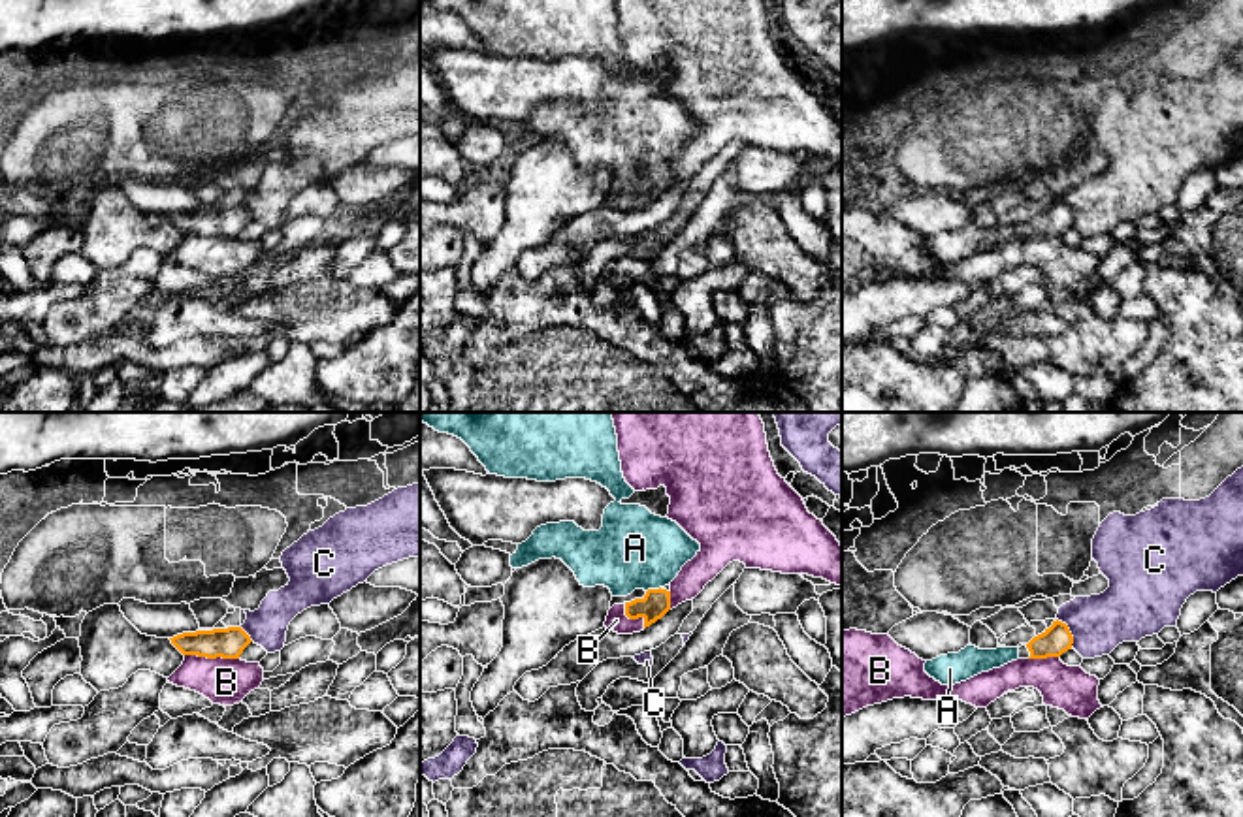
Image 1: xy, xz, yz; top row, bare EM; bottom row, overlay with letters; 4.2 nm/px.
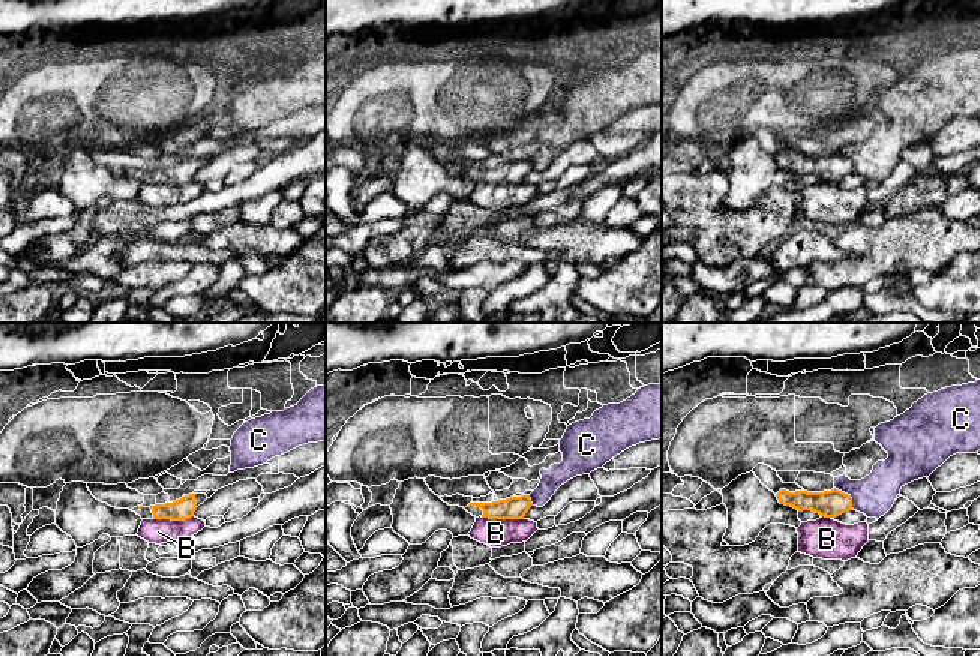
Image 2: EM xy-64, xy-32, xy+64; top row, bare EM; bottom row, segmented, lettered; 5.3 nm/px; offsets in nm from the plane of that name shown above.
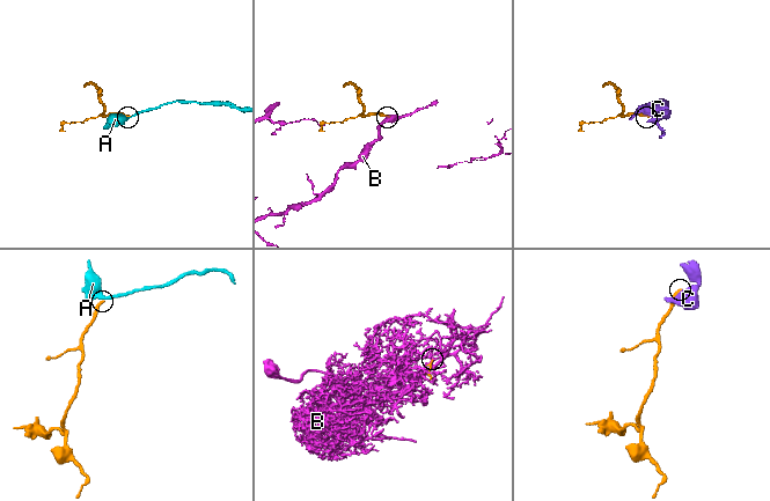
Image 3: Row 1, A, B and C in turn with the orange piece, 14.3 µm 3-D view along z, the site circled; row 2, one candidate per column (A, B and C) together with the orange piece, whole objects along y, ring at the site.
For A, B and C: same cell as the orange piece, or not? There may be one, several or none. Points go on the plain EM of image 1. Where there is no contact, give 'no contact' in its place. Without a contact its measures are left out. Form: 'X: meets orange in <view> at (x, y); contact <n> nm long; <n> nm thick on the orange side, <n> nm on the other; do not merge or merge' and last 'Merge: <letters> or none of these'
A: meets orange in xz at (652, 168); contact 70 nm long; 120 nm thick on the orange side, 340 nm on the other; merge
B: meets orange in xy at (211, 236); contact 240 nm long; 130 nm thick on the orange side, 200 nm on the other; do not merge
C: meets orange in yz at (1068, 209); contact 140 nm long; 120 nm thick on the orange side, 240 nm on the other; do not merge
Merge: A

